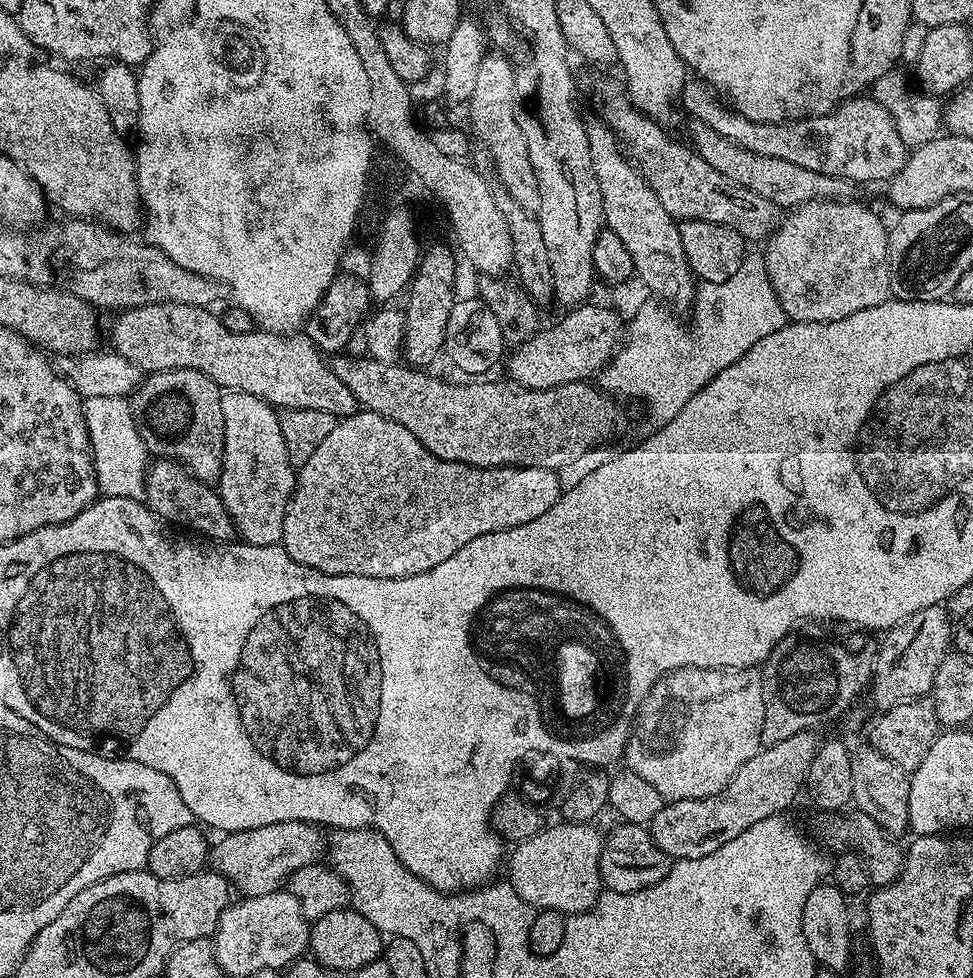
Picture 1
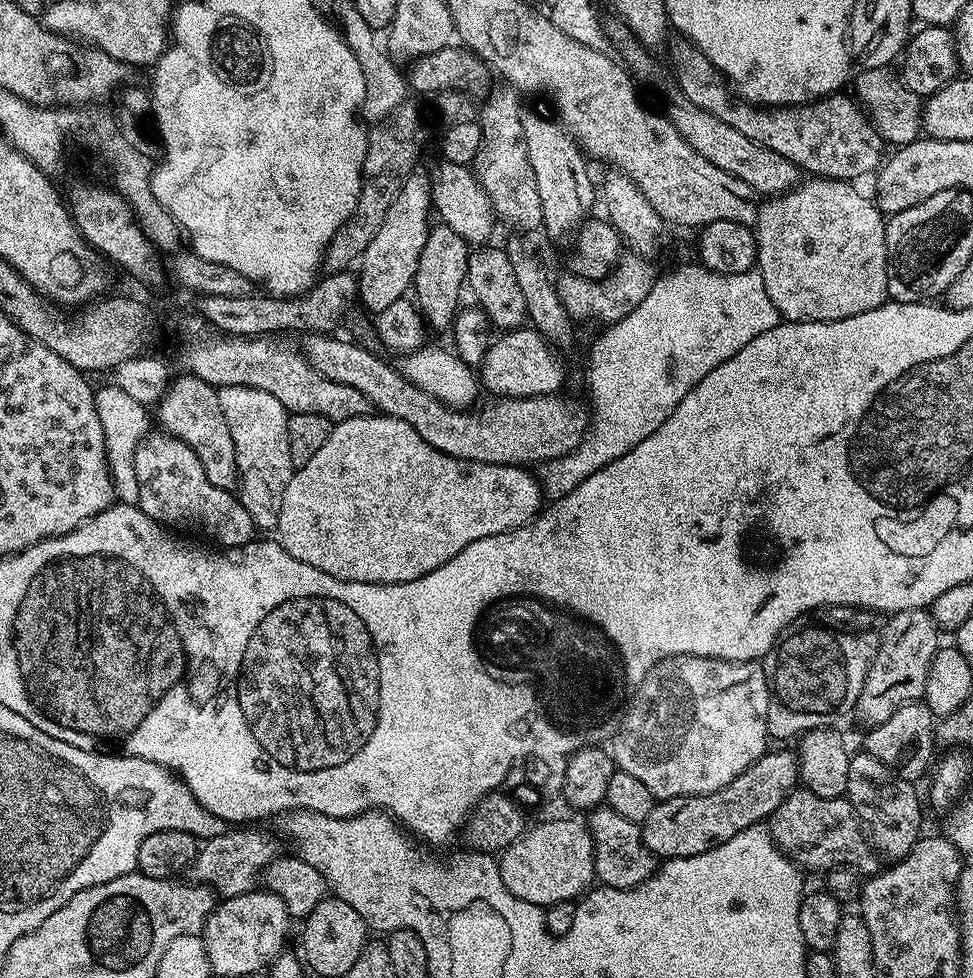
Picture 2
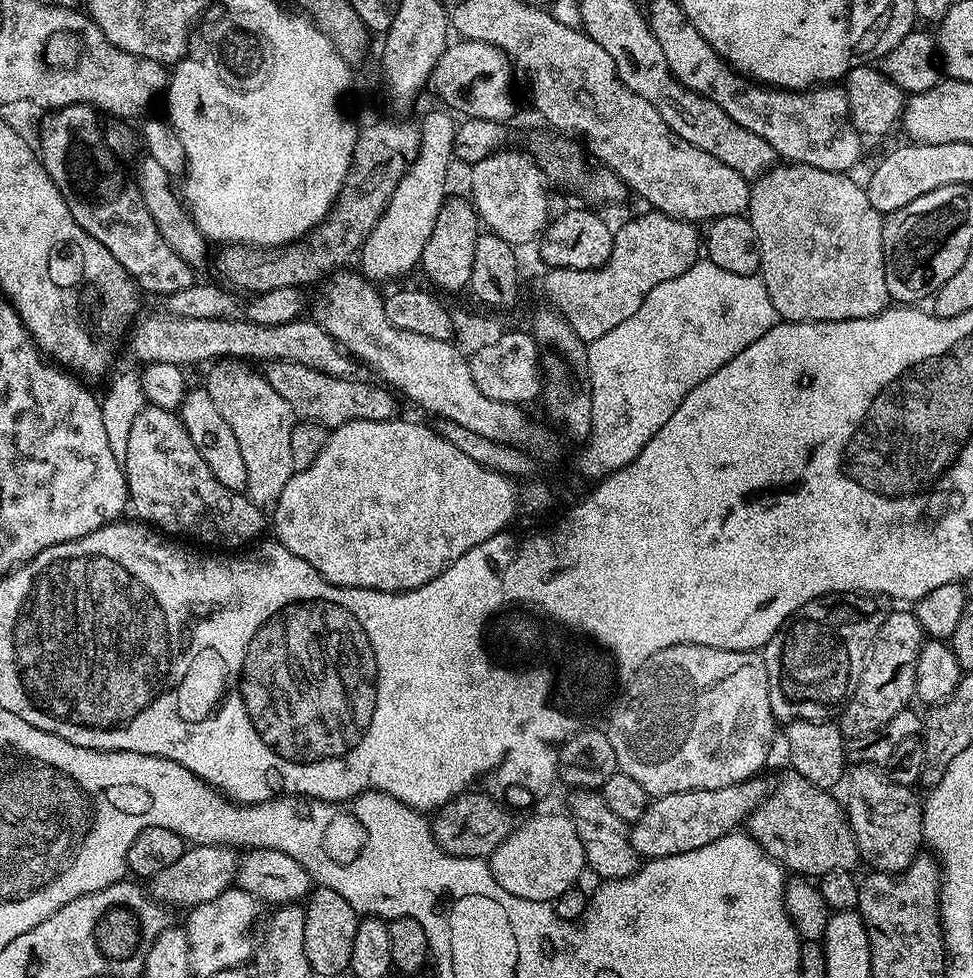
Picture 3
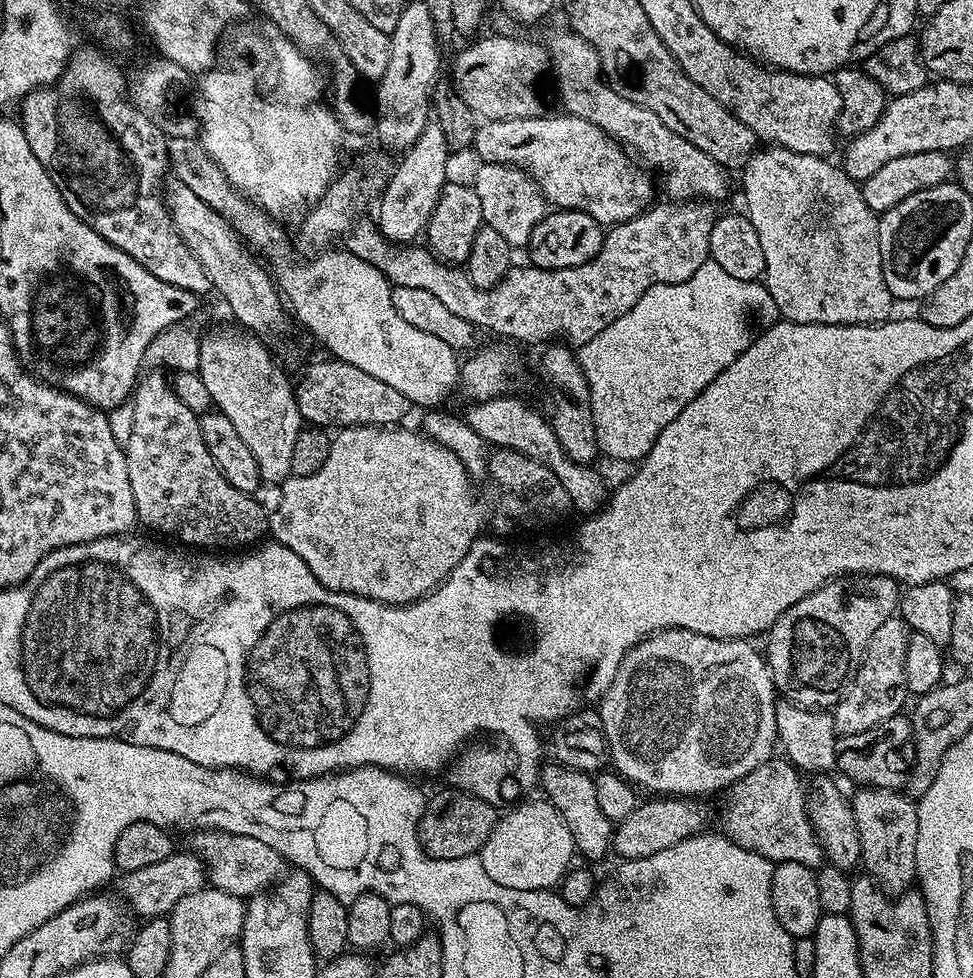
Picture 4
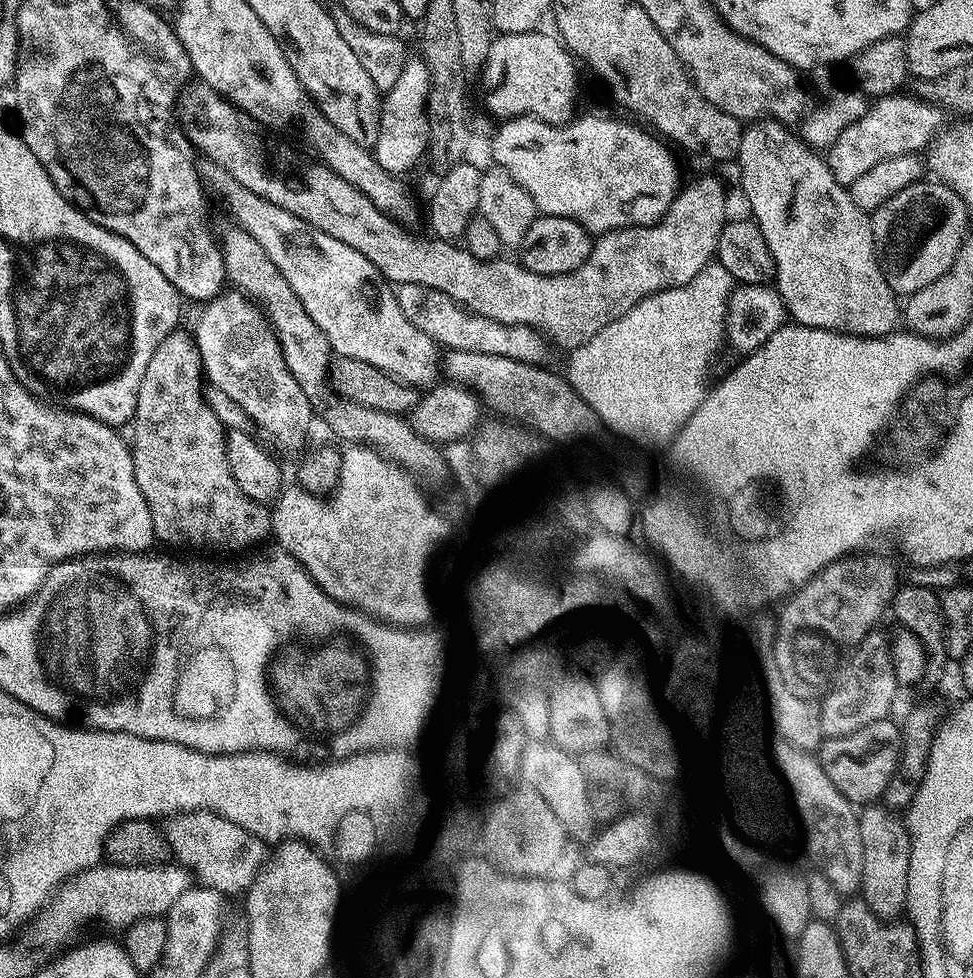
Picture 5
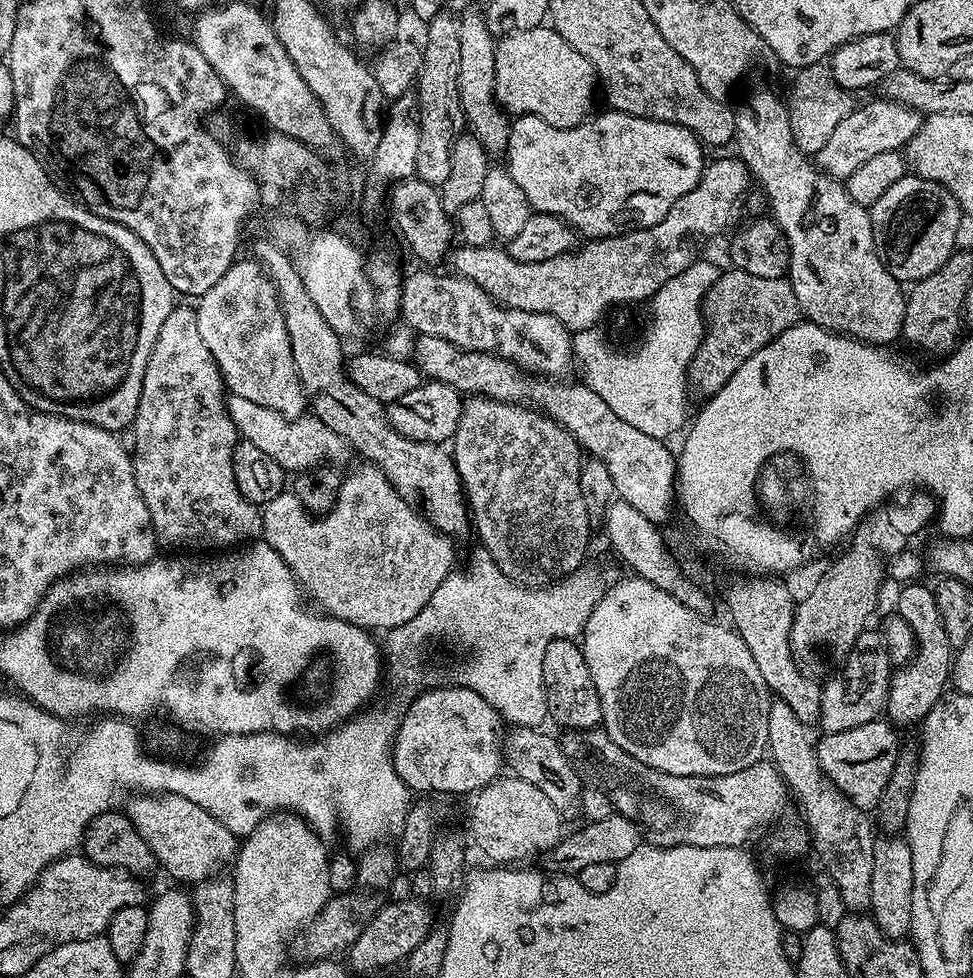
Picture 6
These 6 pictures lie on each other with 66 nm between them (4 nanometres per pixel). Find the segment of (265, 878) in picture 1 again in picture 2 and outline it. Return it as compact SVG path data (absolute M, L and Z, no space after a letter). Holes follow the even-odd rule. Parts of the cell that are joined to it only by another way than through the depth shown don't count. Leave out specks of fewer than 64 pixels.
M236 826L217 836L207 837L199 845L190 869L191 879L197 884L207 884L217 897L227 898L246 894L257 887L265 868L276 859L276 840L259 832L256 826Z

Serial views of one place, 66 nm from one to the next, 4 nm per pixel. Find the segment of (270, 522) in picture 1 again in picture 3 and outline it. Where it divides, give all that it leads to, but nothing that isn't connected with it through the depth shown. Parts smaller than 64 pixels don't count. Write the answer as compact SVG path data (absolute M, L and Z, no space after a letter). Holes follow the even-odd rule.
M220 362L208 372L206 387L214 406L226 418L238 446L242 446L242 462L248 471L248 499L261 506L275 505L282 494L282 486L292 476L292 455L290 454L290 434L294 417L292 407L270 386L267 375L255 372L255 367L240 362Z

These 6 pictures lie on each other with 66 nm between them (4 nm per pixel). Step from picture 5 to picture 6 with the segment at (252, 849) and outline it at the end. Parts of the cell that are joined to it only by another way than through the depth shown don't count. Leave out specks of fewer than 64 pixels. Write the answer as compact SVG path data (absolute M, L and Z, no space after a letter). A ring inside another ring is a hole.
M136 794L126 807L128 821L142 834L146 846L156 856L157 865L189 886L210 880L223 864L231 865L237 857L238 837L218 822L202 806L178 794Z

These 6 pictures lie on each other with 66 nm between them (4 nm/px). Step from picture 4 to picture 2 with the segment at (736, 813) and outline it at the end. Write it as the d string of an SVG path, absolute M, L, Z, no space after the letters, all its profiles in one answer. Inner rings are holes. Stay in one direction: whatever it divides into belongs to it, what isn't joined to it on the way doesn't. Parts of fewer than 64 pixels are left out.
M797 787L774 810L766 827L774 843L801 869L827 874L834 868L855 868L861 877L876 876L882 870L882 857L871 844L852 803L844 796L818 798L807 788Z

